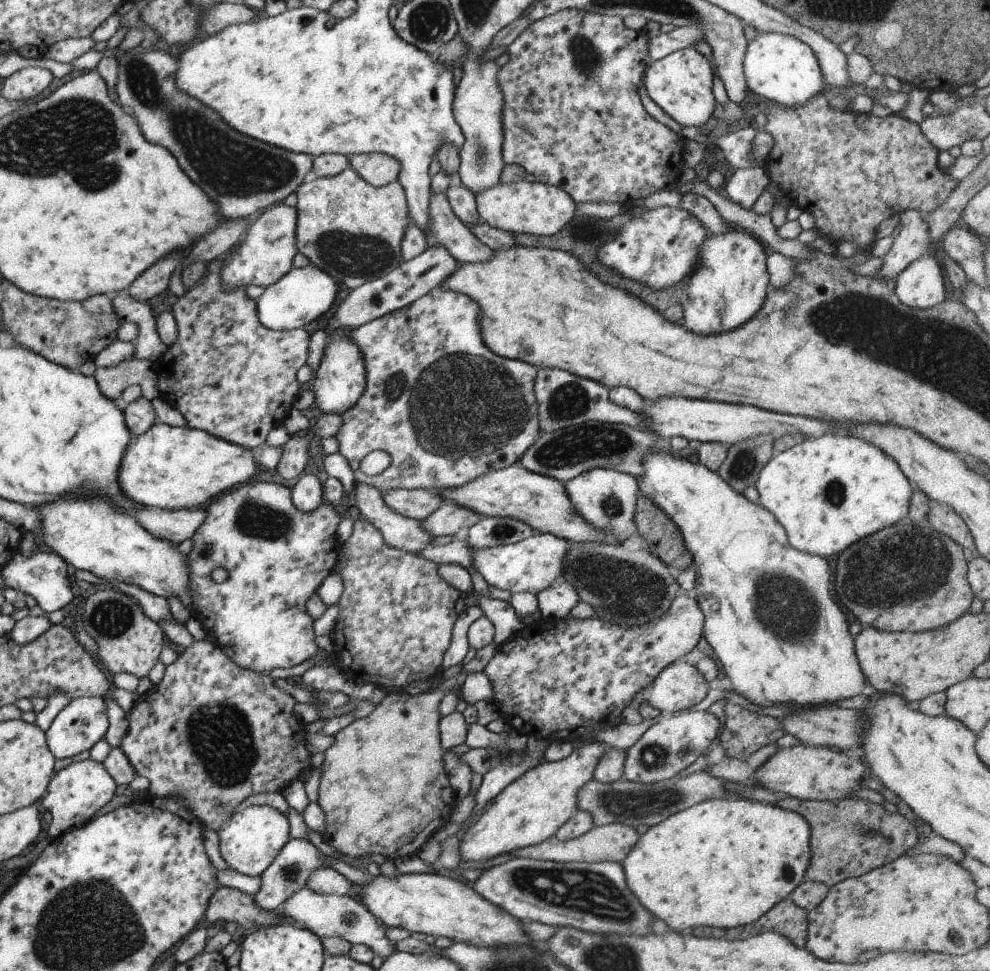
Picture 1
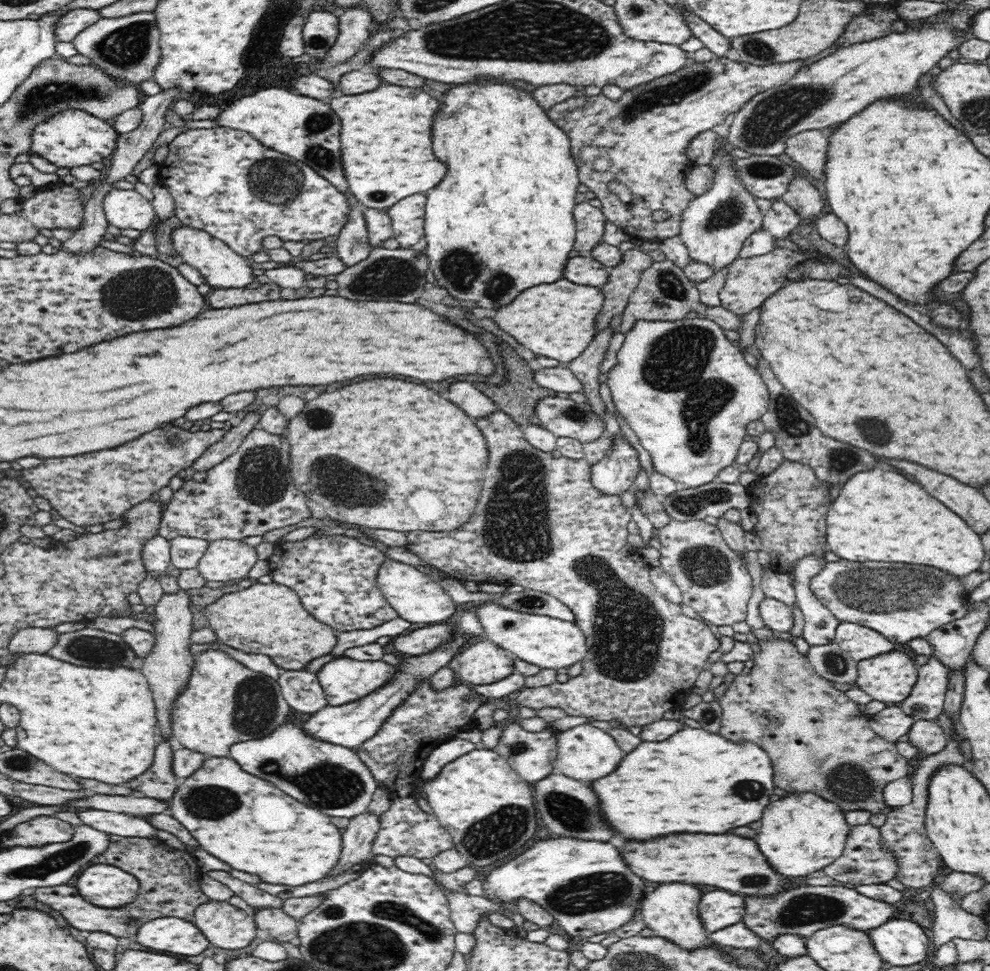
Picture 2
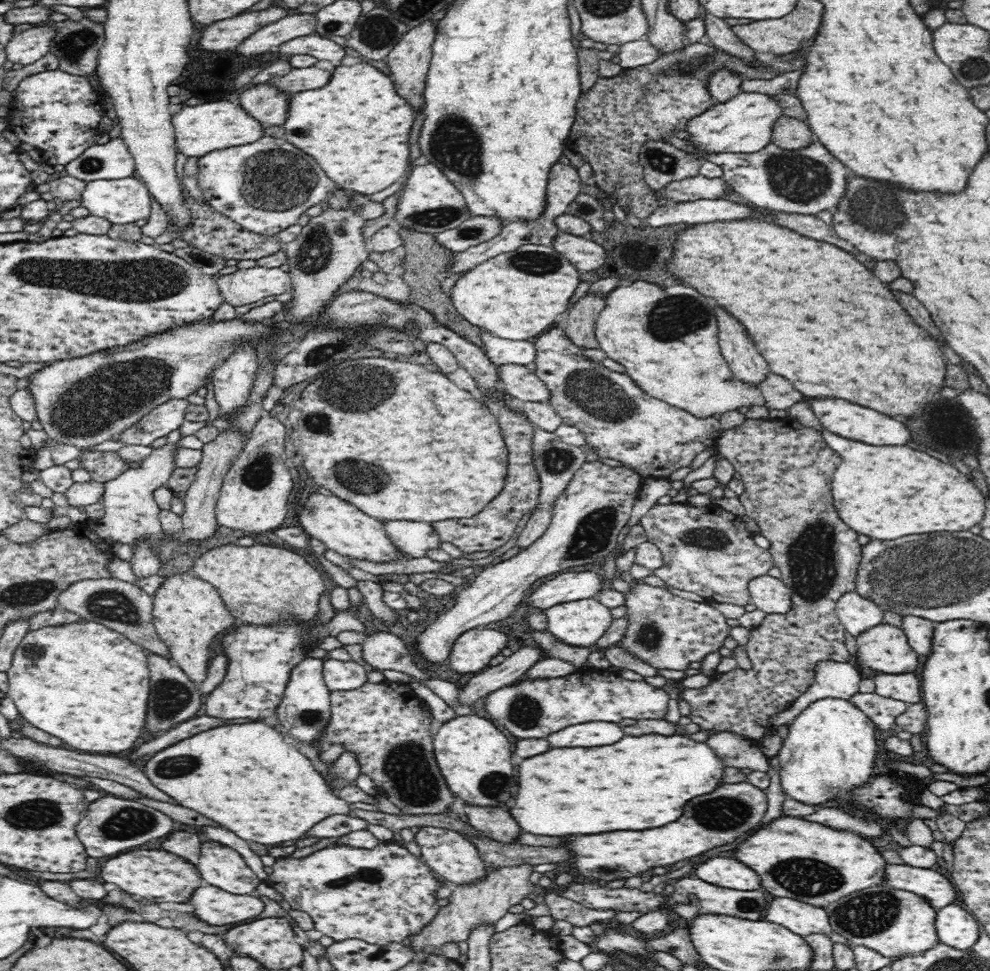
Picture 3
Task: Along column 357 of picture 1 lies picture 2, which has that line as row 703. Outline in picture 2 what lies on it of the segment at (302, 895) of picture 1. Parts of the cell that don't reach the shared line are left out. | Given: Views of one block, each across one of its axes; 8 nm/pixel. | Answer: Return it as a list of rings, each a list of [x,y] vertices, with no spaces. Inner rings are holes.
[[[934,654],[919,663],[918,678],[910,696],[899,706],[917,720],[934,720],[943,714],[943,703],[954,669],[942,663]]]

